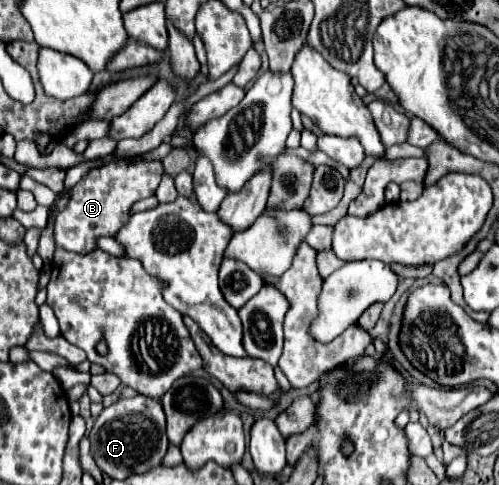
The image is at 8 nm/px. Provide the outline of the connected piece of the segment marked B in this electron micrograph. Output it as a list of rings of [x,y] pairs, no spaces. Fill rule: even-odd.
[[[111,162],[103,168],[91,170],[71,194],[65,210],[59,212],[55,220],[55,244],[71,252],[91,252],[99,236],[113,236],[129,218],[129,208],[133,202],[153,196],[163,174],[161,162],[129,164],[129,162]]]

